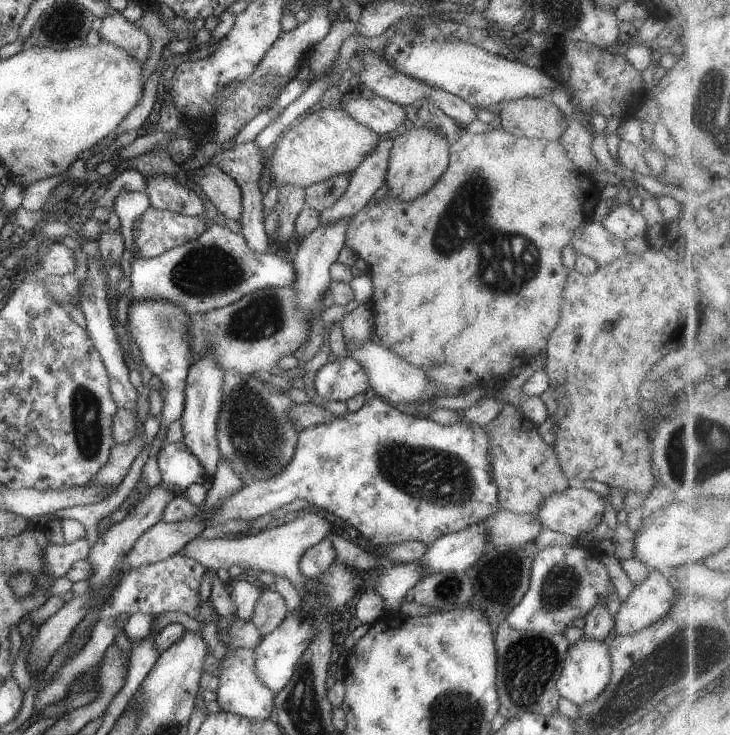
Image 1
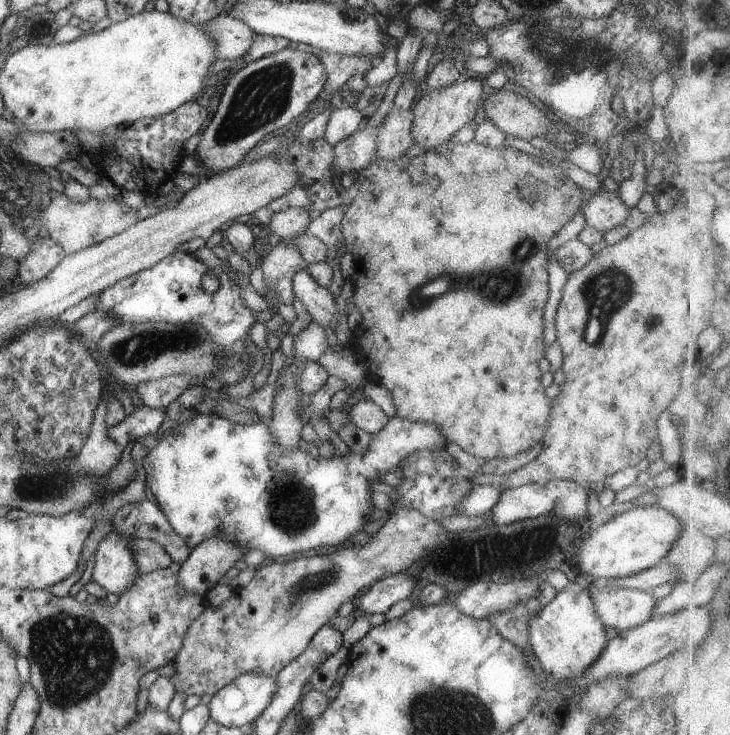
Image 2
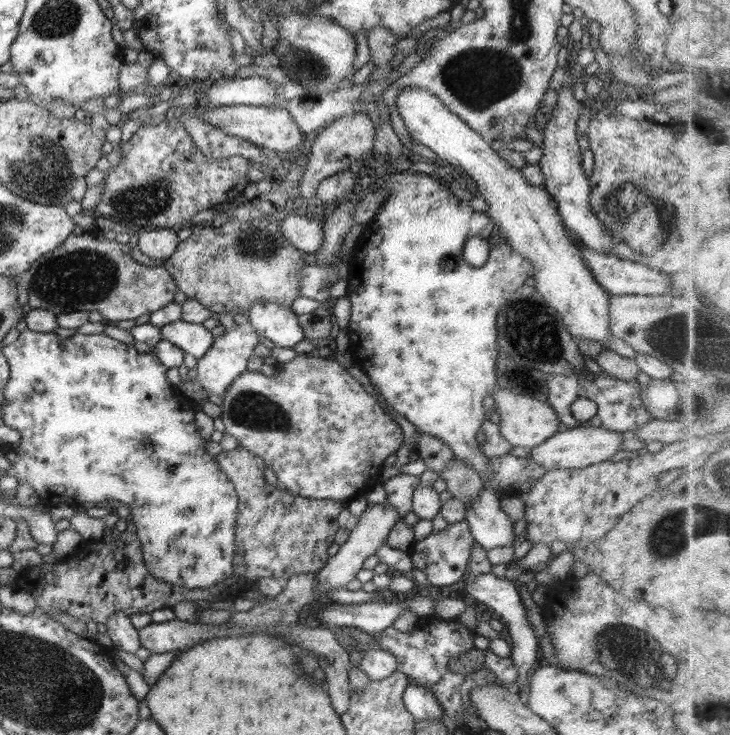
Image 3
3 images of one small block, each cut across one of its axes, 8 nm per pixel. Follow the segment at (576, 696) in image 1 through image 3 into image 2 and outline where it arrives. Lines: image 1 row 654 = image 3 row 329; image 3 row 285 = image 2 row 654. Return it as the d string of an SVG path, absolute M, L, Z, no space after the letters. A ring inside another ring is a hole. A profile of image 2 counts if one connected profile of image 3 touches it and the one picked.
M572 581L542 610L530 618L528 636L532 651L537 656L544 673L558 680L570 680L584 674L606 648L605 626L594 608L591 596L580 584Z

